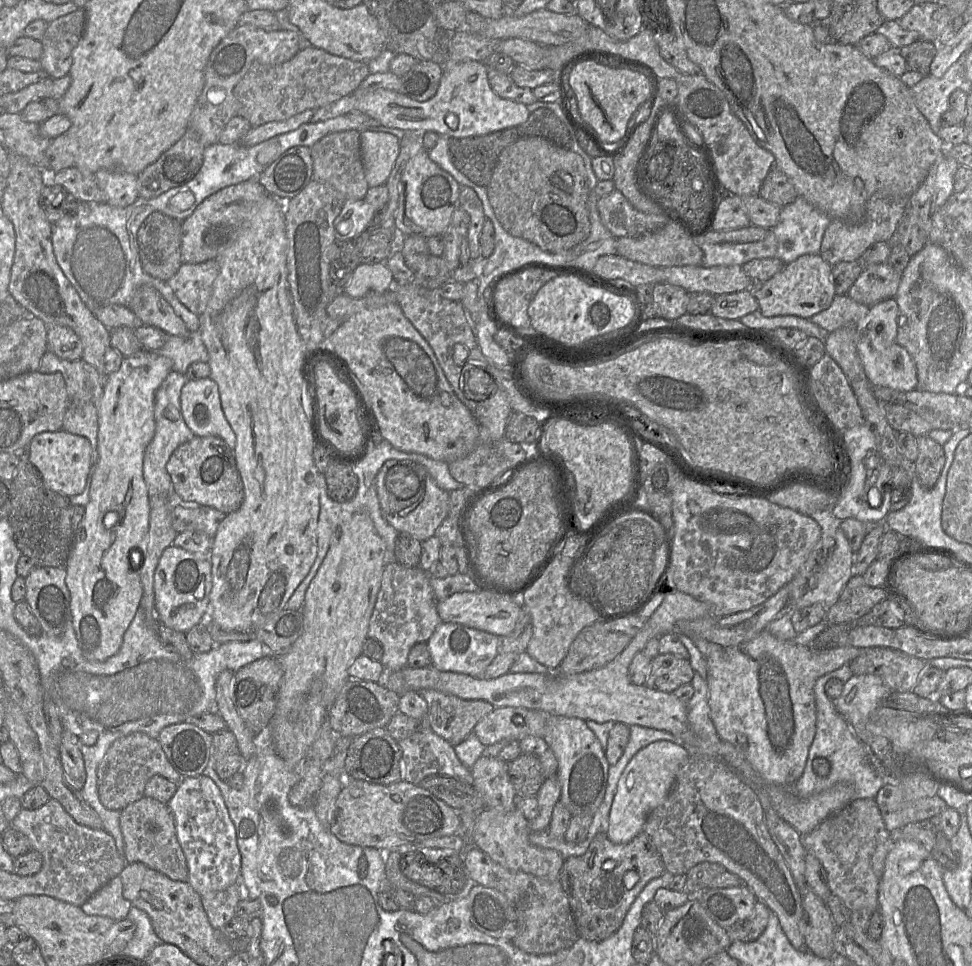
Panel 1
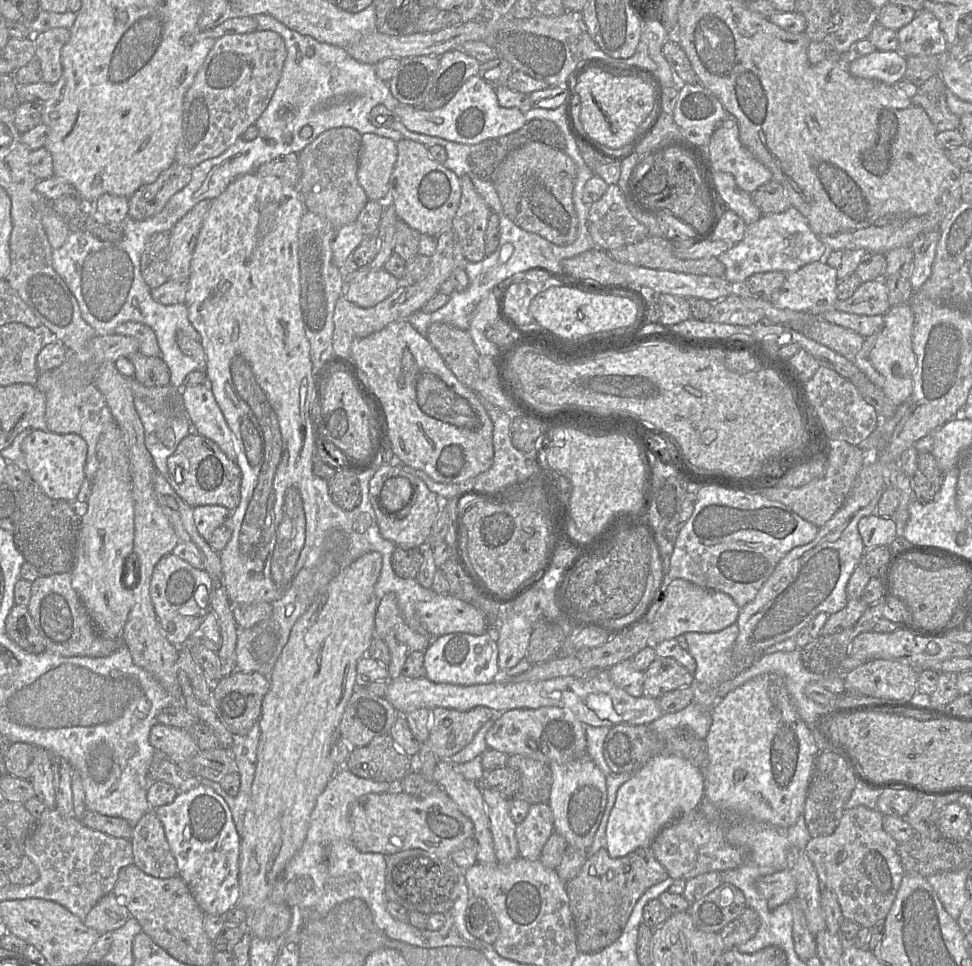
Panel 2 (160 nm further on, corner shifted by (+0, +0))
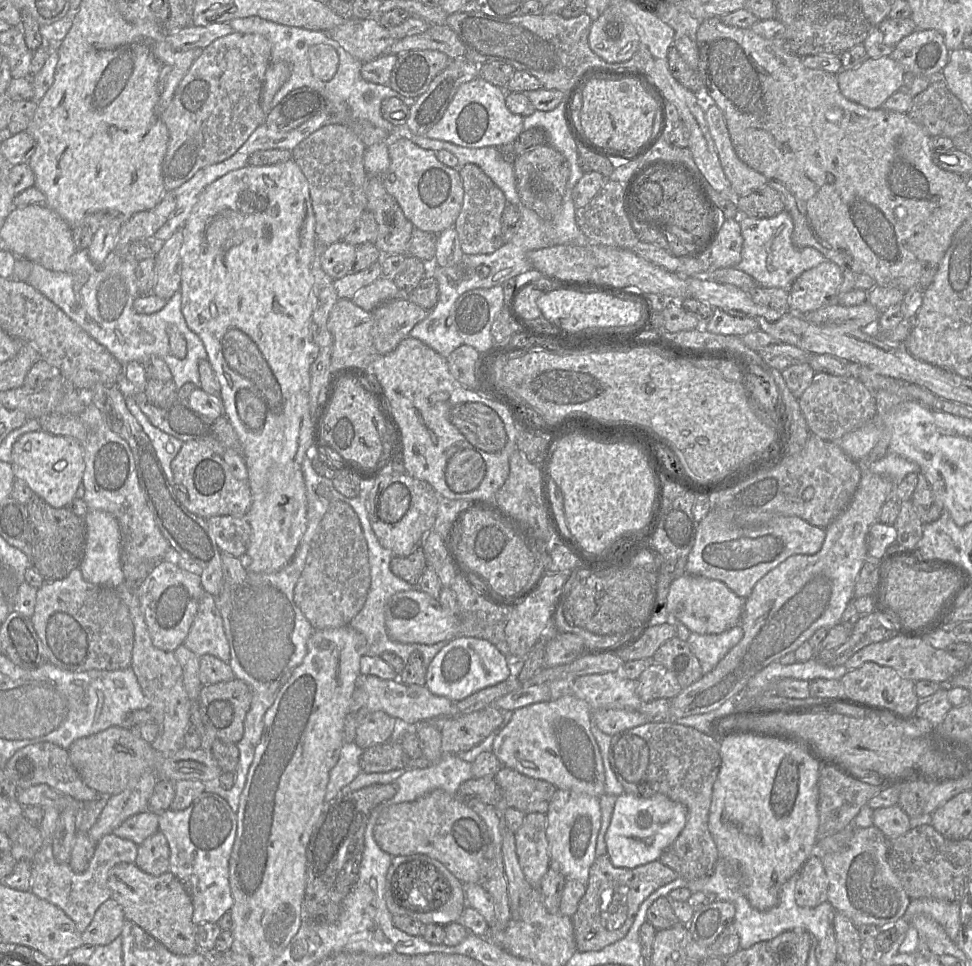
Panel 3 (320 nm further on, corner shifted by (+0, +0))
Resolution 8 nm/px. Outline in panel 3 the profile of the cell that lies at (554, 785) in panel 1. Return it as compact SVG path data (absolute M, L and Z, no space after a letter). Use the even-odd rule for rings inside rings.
M529 813L524 815L521 826L514 832L519 865L533 888L540 886L550 866L546 824L546 814Z

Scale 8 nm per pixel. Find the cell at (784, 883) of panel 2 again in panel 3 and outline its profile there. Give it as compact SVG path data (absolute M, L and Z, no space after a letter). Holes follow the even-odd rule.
M812 855L804 863L794 889L796 904L801 907L816 907L827 901L828 879L818 855Z

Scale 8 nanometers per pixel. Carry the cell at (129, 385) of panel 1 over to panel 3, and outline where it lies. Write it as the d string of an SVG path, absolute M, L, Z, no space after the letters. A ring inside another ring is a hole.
M88 510L84 516L86 524L86 548L79 566L83 578L93 584L118 588L125 583L120 559L121 533L116 518L102 510Z

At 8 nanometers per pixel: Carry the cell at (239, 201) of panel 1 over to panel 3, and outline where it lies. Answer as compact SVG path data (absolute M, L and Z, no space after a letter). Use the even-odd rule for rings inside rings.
M182 229L161 243L155 258L155 281L151 293L169 300L181 287Z

